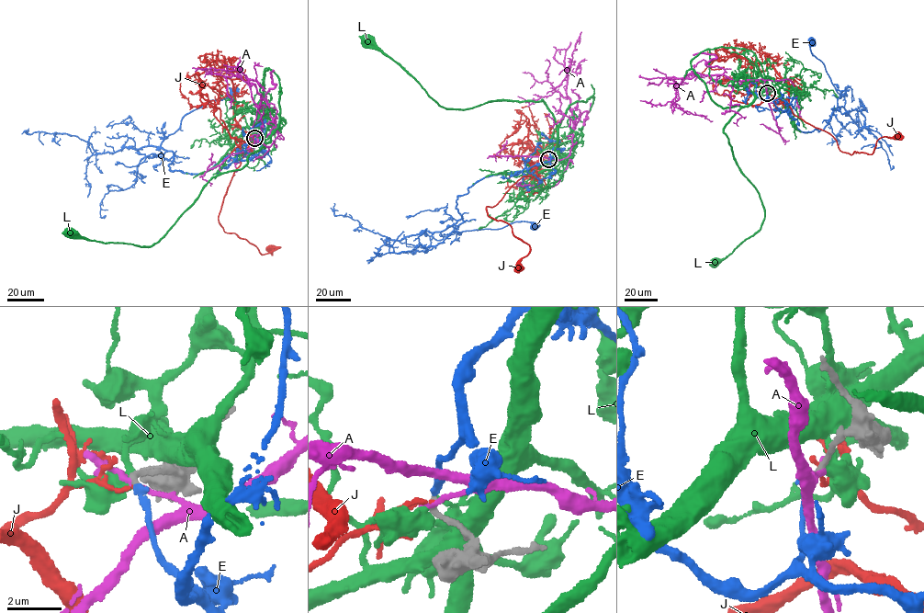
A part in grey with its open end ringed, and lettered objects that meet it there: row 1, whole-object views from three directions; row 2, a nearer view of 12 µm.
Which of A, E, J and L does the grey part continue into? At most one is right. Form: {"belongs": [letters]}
{"belongs": ["E"]}

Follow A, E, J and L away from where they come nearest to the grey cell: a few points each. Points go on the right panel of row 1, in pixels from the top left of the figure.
A: (768, 93), (760, 81), (734, 81), (723, 74), (694, 73), (692, 77), (674, 79), (676, 107), (713, 121)
E: (767, 93), (779, 109), (789, 109), (800, 130), (823, 130), (839, 96), (811, 51), (813, 42)
J: (768, 93), (805, 122), (829, 133), (839, 149), (850, 154), (854, 151), (871, 154), (881, 138), (897, 137)
L: (768, 93), (768, 90), (741, 107), (724, 130), (739, 169), (759, 194), (764, 218), (760, 229), (716, 263)

